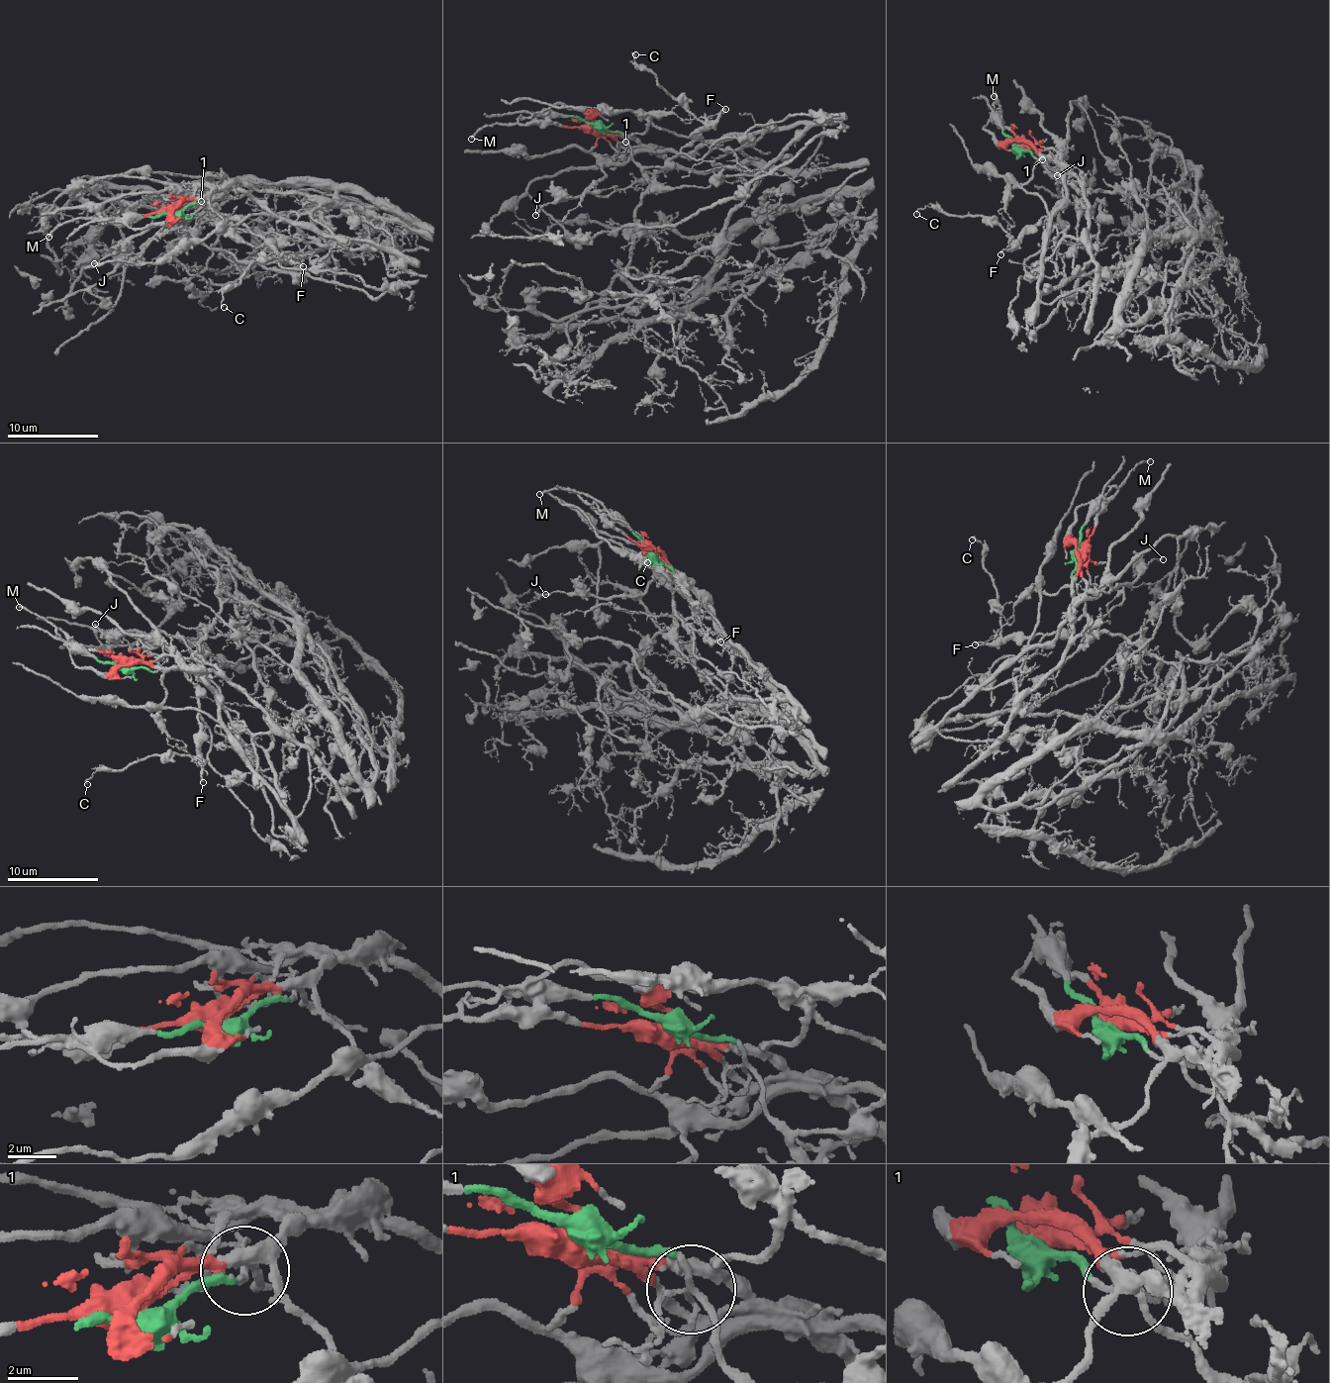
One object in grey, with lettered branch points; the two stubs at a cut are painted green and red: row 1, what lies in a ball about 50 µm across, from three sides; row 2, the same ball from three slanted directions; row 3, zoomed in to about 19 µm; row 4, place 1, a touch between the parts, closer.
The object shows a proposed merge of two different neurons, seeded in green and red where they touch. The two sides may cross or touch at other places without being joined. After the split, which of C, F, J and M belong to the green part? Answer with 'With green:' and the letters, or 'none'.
With green: C, F

